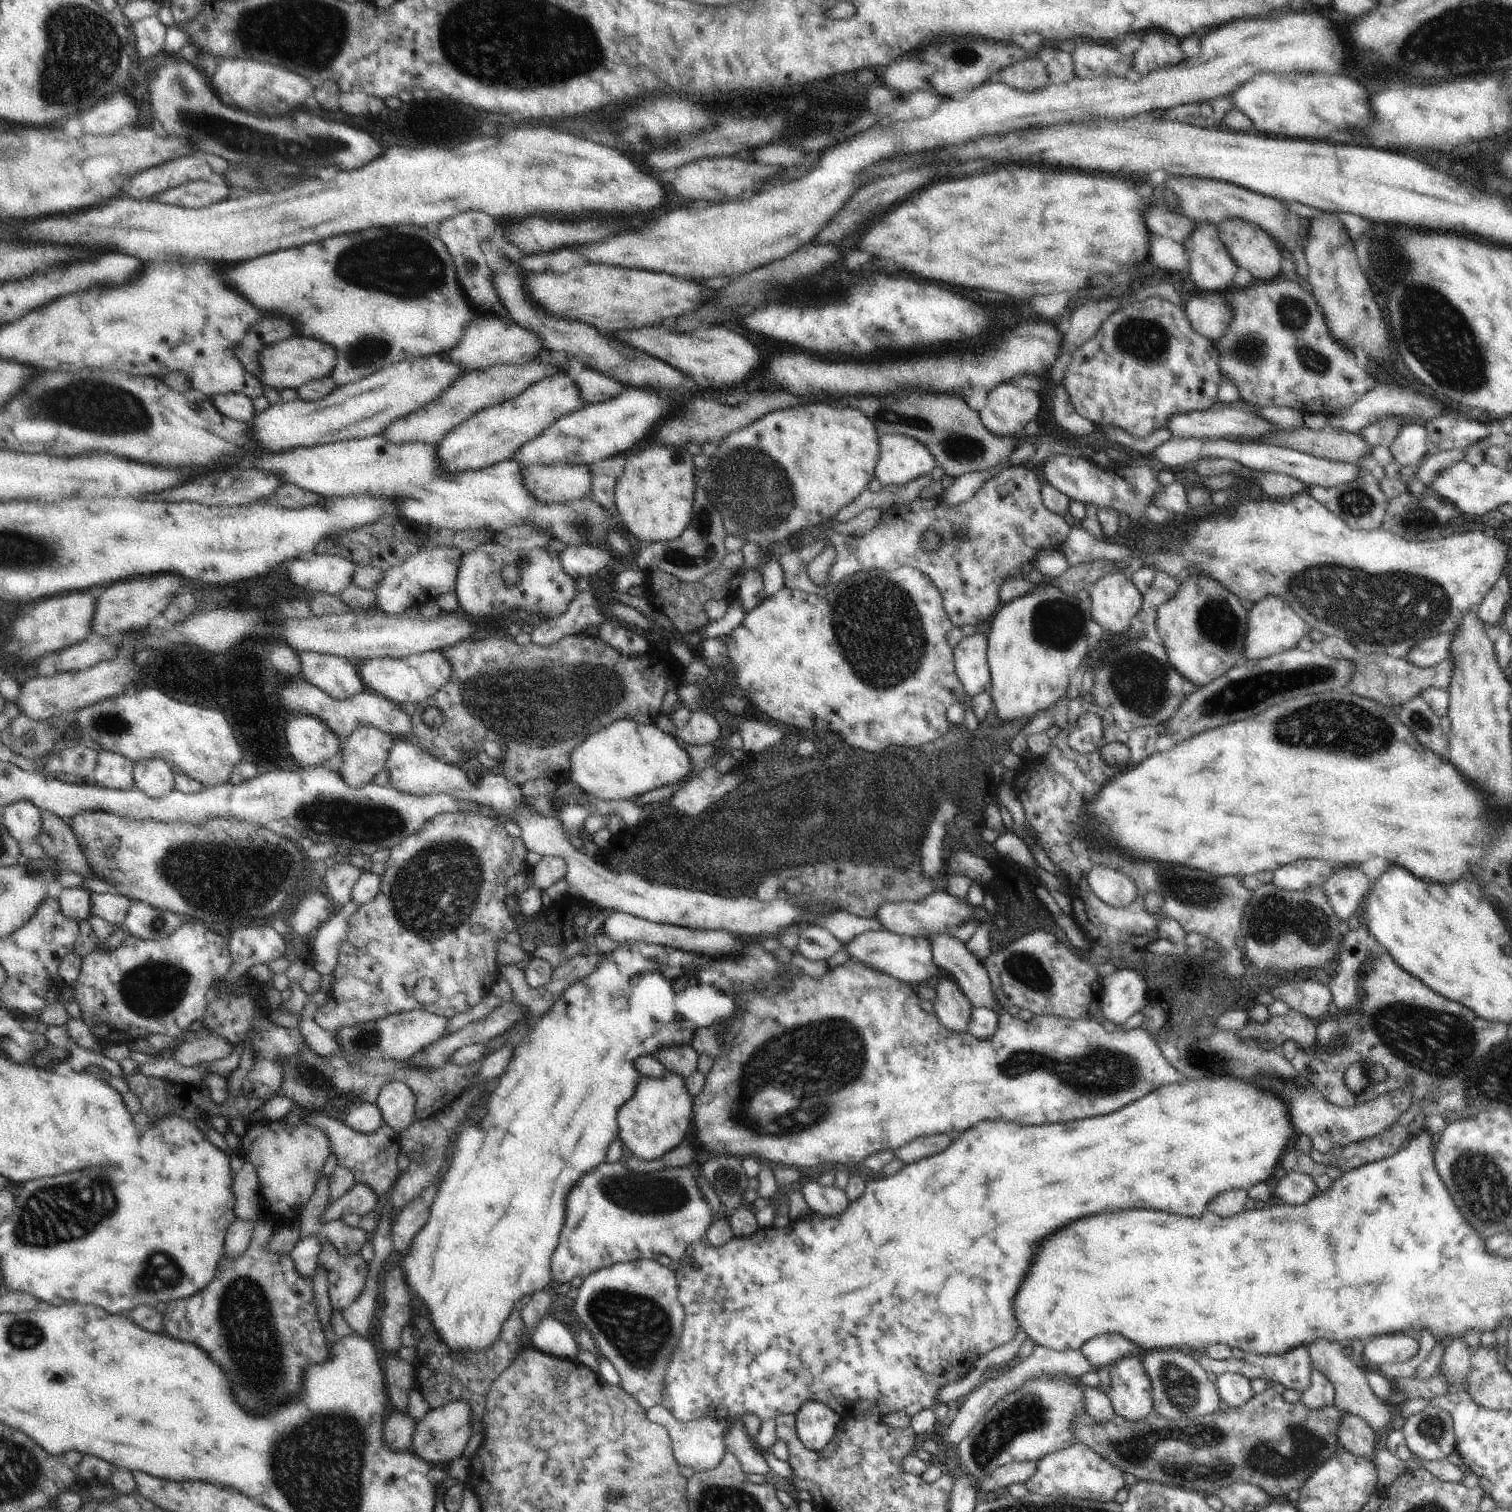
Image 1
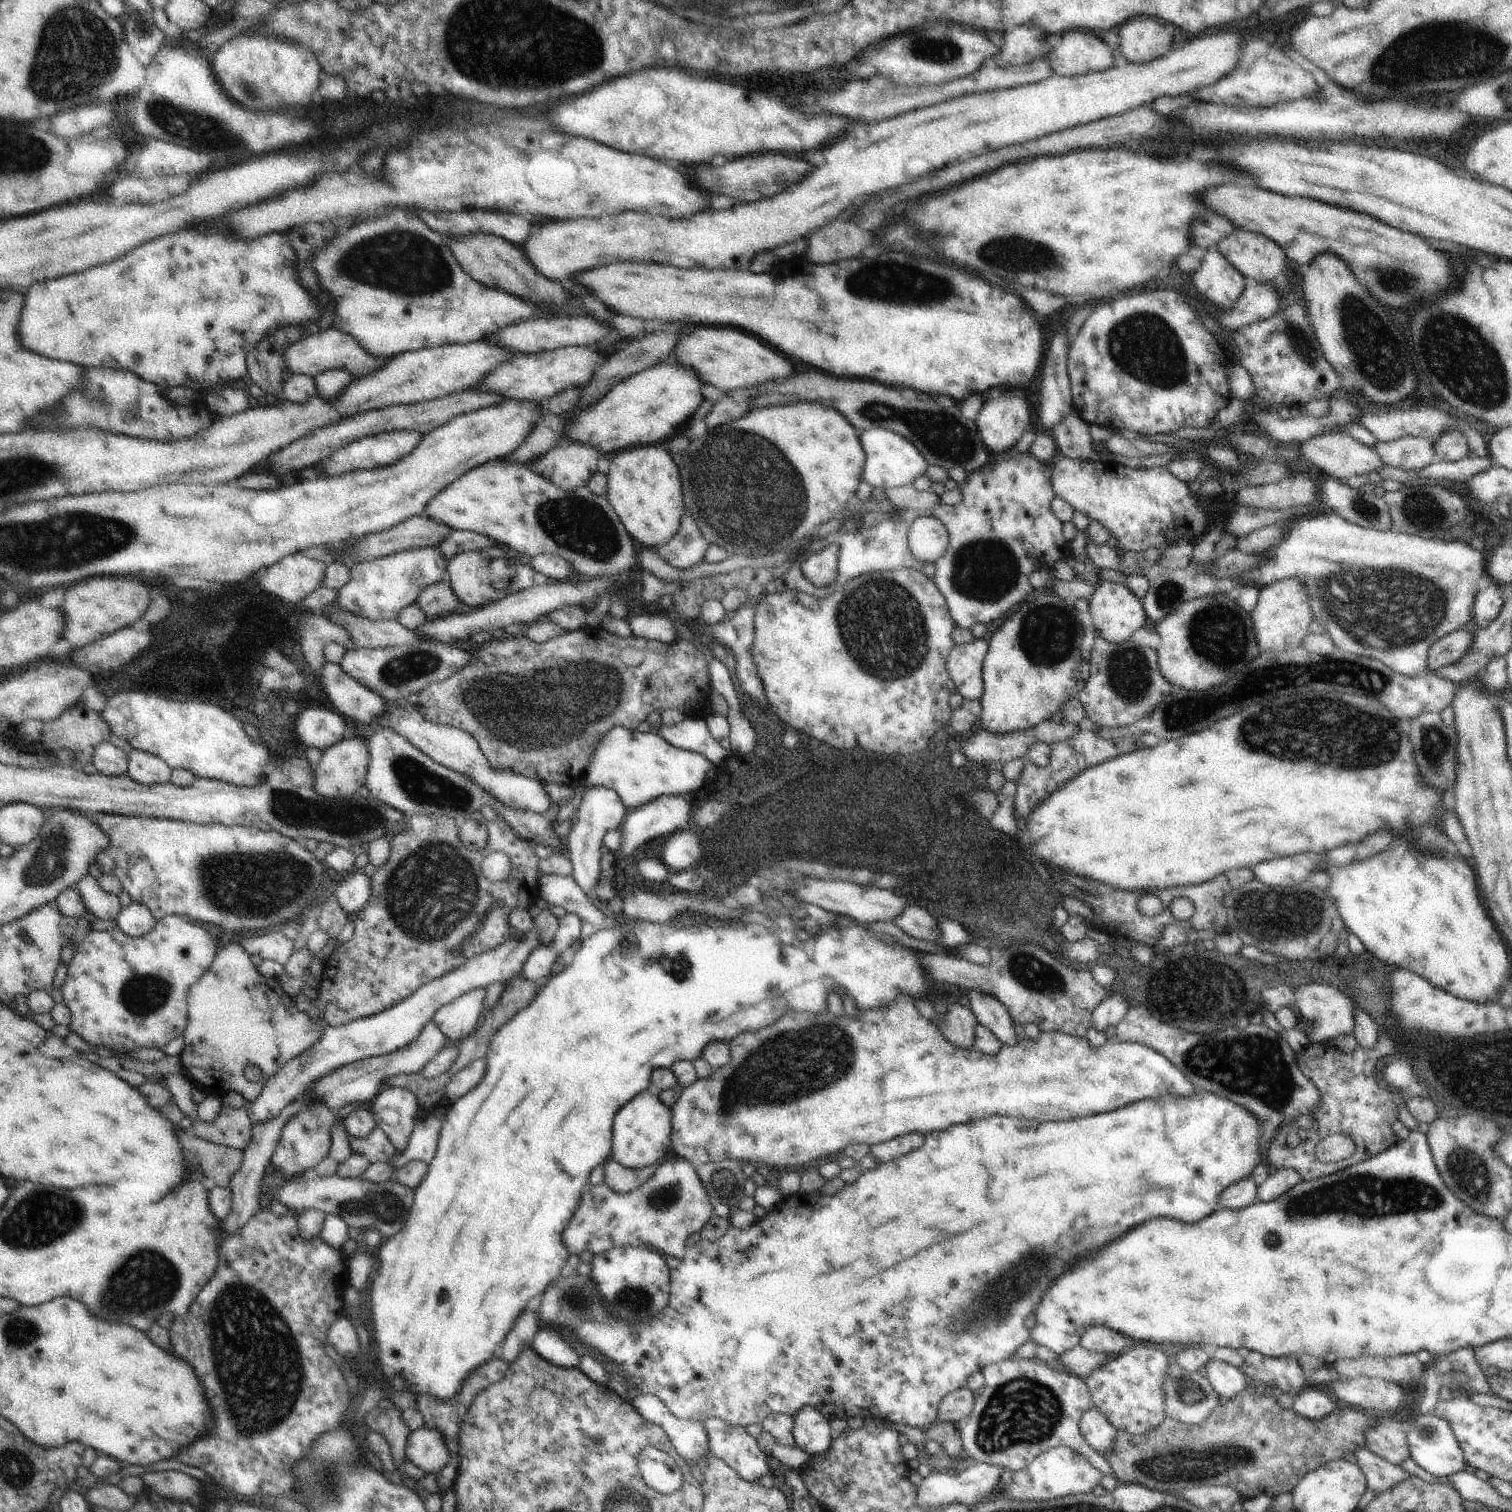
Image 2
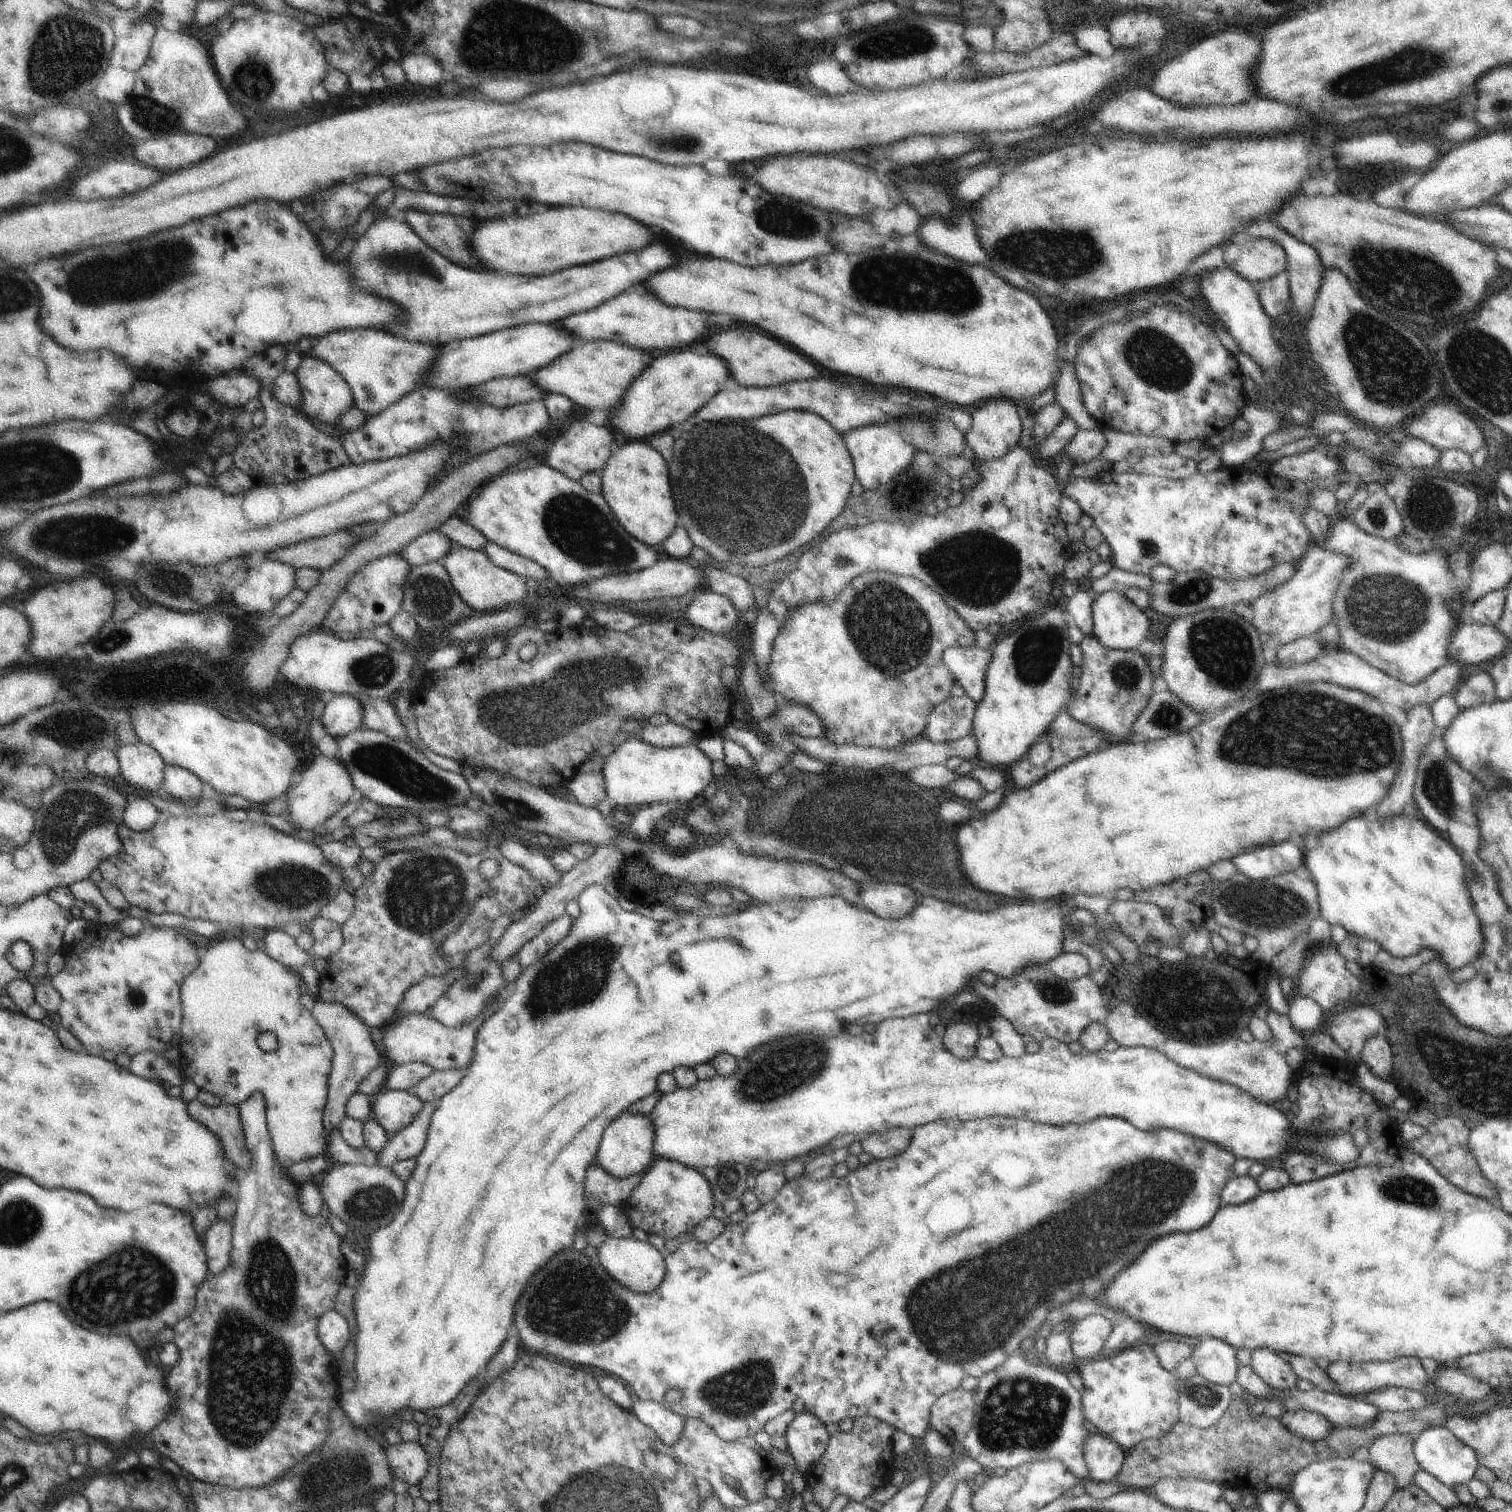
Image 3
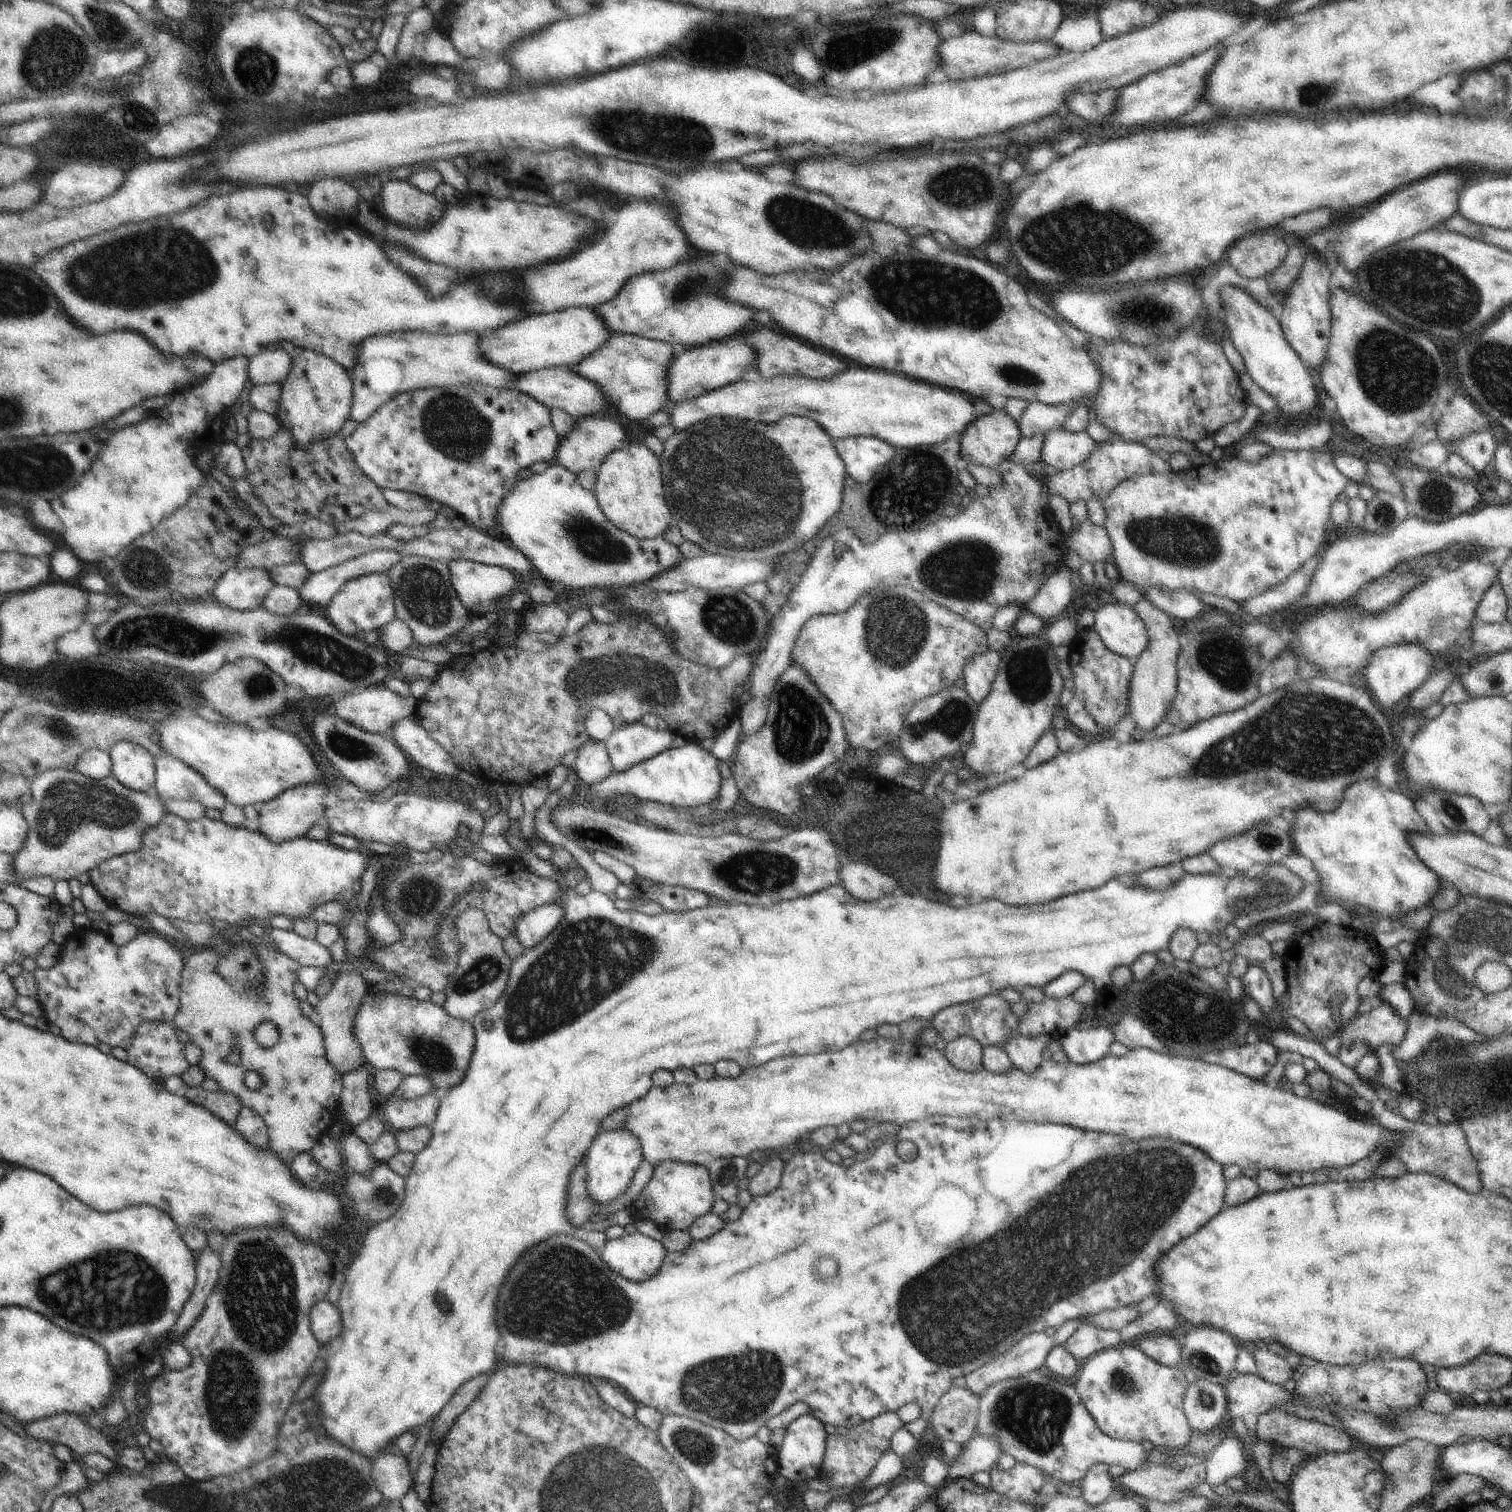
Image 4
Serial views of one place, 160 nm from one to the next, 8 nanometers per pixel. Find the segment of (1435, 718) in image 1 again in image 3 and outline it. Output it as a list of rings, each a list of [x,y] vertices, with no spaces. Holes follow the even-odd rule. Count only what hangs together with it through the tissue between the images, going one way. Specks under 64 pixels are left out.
[[[1434,725],[1432,738],[1424,747],[1417,766],[1414,787],[1415,802],[1420,805],[1422,819],[1440,832],[1446,831],[1447,825],[1453,820],[1476,824],[1475,798],[1479,795],[1477,791],[1481,790],[1476,778],[1451,757],[1445,745],[1444,735],[1444,729],[1438,729]]]

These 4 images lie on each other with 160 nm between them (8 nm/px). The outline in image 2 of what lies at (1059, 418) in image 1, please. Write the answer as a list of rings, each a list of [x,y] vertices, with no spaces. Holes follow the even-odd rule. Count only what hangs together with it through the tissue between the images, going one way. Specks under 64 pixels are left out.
[[[1074,410],[1051,426],[1060,457],[1100,461],[1091,445],[1091,424]]]

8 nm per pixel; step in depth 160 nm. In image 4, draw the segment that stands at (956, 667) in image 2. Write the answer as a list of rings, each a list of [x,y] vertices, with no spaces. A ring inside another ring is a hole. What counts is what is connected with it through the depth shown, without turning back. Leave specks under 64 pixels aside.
[[[986,651],[969,658],[963,666],[965,691],[980,706],[991,691],[1000,662],[999,651]]]

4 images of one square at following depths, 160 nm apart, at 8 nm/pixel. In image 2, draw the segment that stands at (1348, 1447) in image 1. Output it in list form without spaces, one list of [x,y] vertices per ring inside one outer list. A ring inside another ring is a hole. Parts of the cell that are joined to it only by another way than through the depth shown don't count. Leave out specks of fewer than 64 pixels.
[[[1365,1444],[1356,1447],[1356,1464],[1367,1478],[1367,1489],[1374,1490],[1376,1496],[1391,1489],[1396,1483],[1407,1479],[1411,1474],[1374,1454]]]

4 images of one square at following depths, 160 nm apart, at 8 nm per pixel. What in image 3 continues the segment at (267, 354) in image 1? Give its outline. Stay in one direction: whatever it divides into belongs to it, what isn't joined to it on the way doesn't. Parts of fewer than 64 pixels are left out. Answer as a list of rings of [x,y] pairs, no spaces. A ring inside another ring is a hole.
[[[372,328],[329,332],[318,340],[304,345],[302,353],[304,356],[310,356],[311,354],[315,359],[328,363],[336,372],[339,372],[352,389],[354,405],[370,416],[384,412],[386,408],[400,400],[404,395],[420,388],[419,384],[423,379],[422,372],[426,370],[426,366],[437,356],[436,350],[429,344],[406,342],[402,338],[394,338],[392,334],[376,332]]]

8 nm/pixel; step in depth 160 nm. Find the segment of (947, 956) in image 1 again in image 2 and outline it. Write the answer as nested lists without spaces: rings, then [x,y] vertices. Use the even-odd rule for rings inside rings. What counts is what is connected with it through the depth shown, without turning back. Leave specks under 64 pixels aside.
[[[919,904],[907,907],[896,920],[896,924],[912,938],[940,942],[940,938],[943,936],[939,924],[936,924],[936,920],[934,920],[934,916],[928,914],[926,908],[920,907]],[[968,990],[963,994],[968,997],[970,1008],[978,1022],[994,1031],[1002,1045],[1012,1046],[1017,1041],[1014,1022],[1000,1000],[991,994],[977,990]]]

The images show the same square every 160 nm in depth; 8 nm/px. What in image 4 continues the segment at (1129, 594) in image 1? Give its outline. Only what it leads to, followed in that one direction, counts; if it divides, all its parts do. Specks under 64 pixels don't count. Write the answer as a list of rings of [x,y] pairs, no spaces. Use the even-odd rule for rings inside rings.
[[[1109,599],[1094,618],[1093,629],[1112,652],[1135,661],[1147,647],[1148,629],[1131,606]]]

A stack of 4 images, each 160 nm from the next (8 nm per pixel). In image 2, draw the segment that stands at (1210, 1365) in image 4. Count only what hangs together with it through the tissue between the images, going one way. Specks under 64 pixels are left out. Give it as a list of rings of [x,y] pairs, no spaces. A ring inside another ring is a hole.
[[[1212,1358],[1205,1366],[1203,1373],[1208,1377],[1219,1396],[1233,1399],[1240,1394],[1246,1394],[1247,1376],[1234,1365]]]

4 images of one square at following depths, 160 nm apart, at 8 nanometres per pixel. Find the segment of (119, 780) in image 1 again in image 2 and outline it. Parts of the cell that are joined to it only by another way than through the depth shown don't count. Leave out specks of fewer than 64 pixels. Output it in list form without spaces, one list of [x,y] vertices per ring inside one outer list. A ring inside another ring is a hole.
[[[110,740],[98,744],[92,763],[100,774],[119,777],[127,774],[129,754],[121,747],[116,747]]]

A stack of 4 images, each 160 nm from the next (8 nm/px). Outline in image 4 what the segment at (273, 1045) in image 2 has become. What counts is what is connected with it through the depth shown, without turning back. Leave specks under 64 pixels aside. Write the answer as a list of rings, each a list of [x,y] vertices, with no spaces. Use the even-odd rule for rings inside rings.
[[[228,937],[226,941],[201,951],[185,963],[180,983],[180,1010],[172,1024],[186,1032],[191,1042],[201,1048],[202,1059],[197,1066],[205,1073],[205,1078],[215,1080],[220,1091],[237,1096],[244,1107],[255,1110],[262,1117],[268,1128],[269,1148],[291,1166],[300,1153],[310,1153],[321,1136],[336,1127],[340,1112],[339,1098],[343,1089],[342,1077],[326,1058],[321,1028],[304,1016],[300,1000],[294,995],[292,988],[297,982],[299,964],[270,945],[254,943],[255,955],[263,968],[263,981],[245,989],[235,989],[217,970],[223,958],[231,952],[231,942]],[[268,1021],[277,1026],[279,1039],[274,1046],[264,1048],[254,1040],[254,1030],[262,1022]],[[234,1046],[240,1048],[238,1066],[228,1062]],[[248,1071],[256,1071],[262,1077],[262,1086],[255,1091],[246,1086],[245,1076]]]

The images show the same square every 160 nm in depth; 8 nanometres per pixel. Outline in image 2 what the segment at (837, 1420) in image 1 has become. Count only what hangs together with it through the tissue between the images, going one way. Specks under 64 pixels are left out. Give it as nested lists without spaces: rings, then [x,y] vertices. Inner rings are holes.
[[[812,1405],[805,1406],[795,1416],[793,1426],[795,1445],[812,1456],[826,1453],[833,1444],[834,1435],[829,1418]]]

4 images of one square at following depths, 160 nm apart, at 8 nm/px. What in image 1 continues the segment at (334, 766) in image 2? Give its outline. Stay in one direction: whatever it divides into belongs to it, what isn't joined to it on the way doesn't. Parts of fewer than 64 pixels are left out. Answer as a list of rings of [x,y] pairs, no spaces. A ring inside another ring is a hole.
[[[372,725],[355,730],[350,738],[342,743],[340,752],[344,760],[344,765],[340,771],[344,782],[347,782],[351,787],[361,787],[372,781],[374,776],[385,767],[389,752],[396,740],[397,737],[391,732]]]

